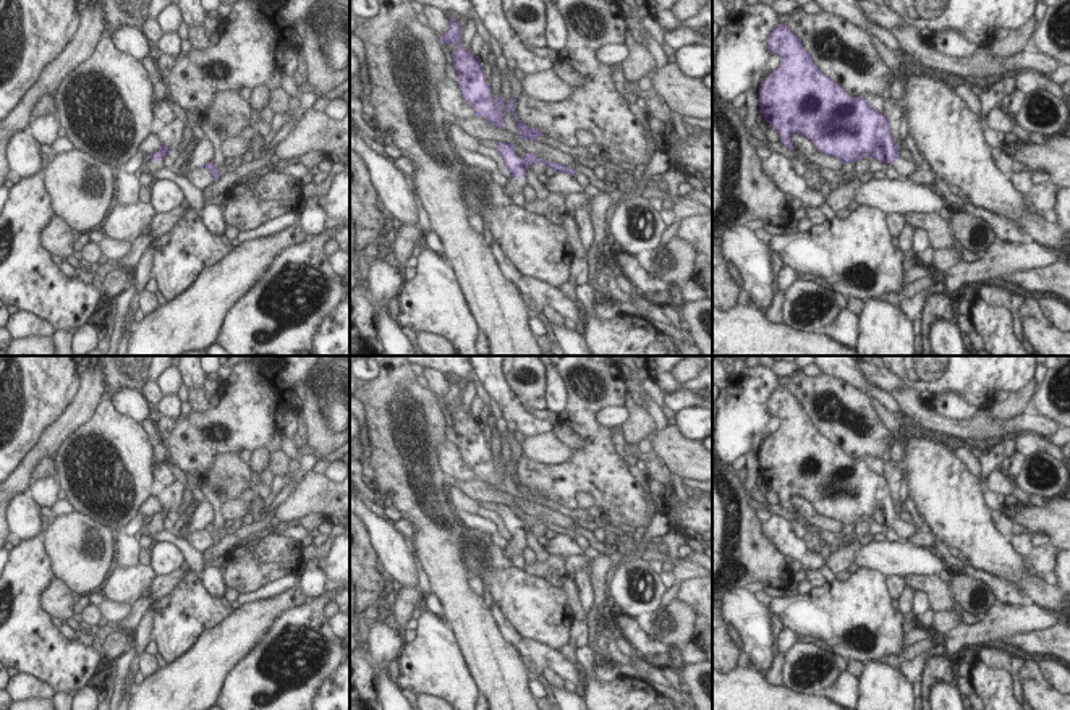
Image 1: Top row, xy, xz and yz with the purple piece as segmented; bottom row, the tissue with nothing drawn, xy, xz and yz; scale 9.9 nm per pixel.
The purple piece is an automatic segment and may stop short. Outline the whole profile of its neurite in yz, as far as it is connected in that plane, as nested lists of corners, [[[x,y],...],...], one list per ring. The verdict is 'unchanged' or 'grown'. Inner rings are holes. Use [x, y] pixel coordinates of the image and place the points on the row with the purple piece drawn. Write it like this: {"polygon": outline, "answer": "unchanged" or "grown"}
{"polygon": [[[779,24],[769,34],[767,45],[771,53],[780,57],[780,65],[759,82],[759,113],[779,133],[785,147],[795,149],[790,136],[798,133],[811,139],[821,154],[843,163],[873,157],[881,163],[892,163],[900,180],[908,180],[916,165],[900,157],[885,115],[881,115],[866,99],[850,95],[824,74],[787,24]]], "answer": "grown"}

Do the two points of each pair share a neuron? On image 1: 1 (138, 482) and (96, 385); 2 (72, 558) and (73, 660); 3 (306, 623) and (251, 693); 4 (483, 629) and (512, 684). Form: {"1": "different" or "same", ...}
{"1": "different", "2": "different", "3": "same", "4": "same"}

